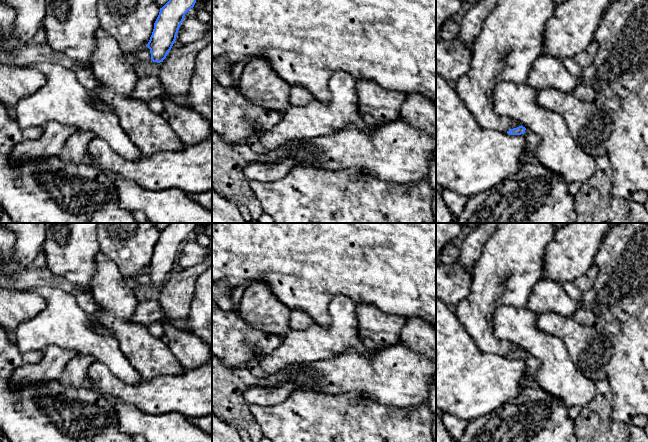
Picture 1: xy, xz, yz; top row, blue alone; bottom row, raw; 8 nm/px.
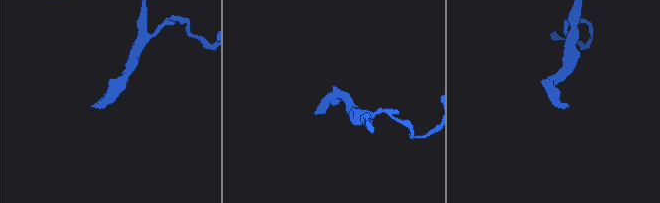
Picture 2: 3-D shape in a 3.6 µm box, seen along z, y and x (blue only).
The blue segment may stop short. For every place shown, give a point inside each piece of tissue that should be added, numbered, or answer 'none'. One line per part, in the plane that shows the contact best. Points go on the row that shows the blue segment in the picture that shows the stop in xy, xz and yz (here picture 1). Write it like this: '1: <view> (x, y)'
1: yz (533, 140)

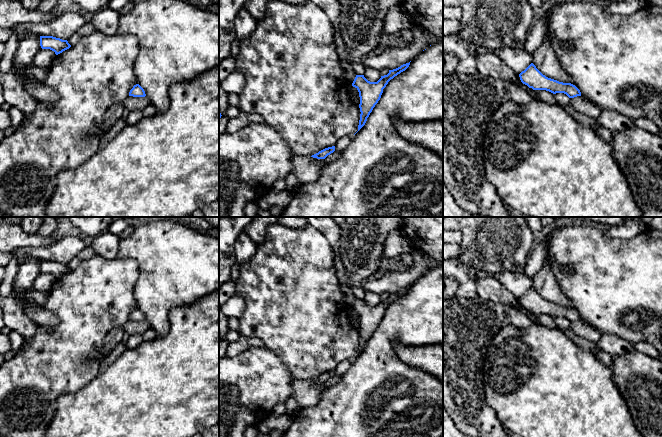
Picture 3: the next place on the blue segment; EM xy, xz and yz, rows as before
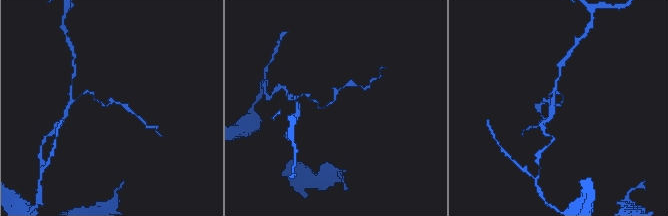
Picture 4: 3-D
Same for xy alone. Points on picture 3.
none

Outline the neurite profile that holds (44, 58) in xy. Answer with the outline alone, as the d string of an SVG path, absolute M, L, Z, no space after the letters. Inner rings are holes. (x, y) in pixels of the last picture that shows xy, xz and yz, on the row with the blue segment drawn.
M41 49L34 57L33 65L41 68L49 68L53 59L56 57L54 51L50 49Z

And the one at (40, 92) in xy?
M28 81L25 84L25 88L36 102L44 103L49 107L53 107L59 100L58 94L51 88L47 87L44 82L39 83Z

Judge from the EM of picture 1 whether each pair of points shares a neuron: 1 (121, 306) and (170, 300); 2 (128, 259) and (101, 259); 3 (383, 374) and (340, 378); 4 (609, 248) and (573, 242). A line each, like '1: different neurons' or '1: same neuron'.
1: different neurons
2: different neurons
3: same neuron
4: different neurons

